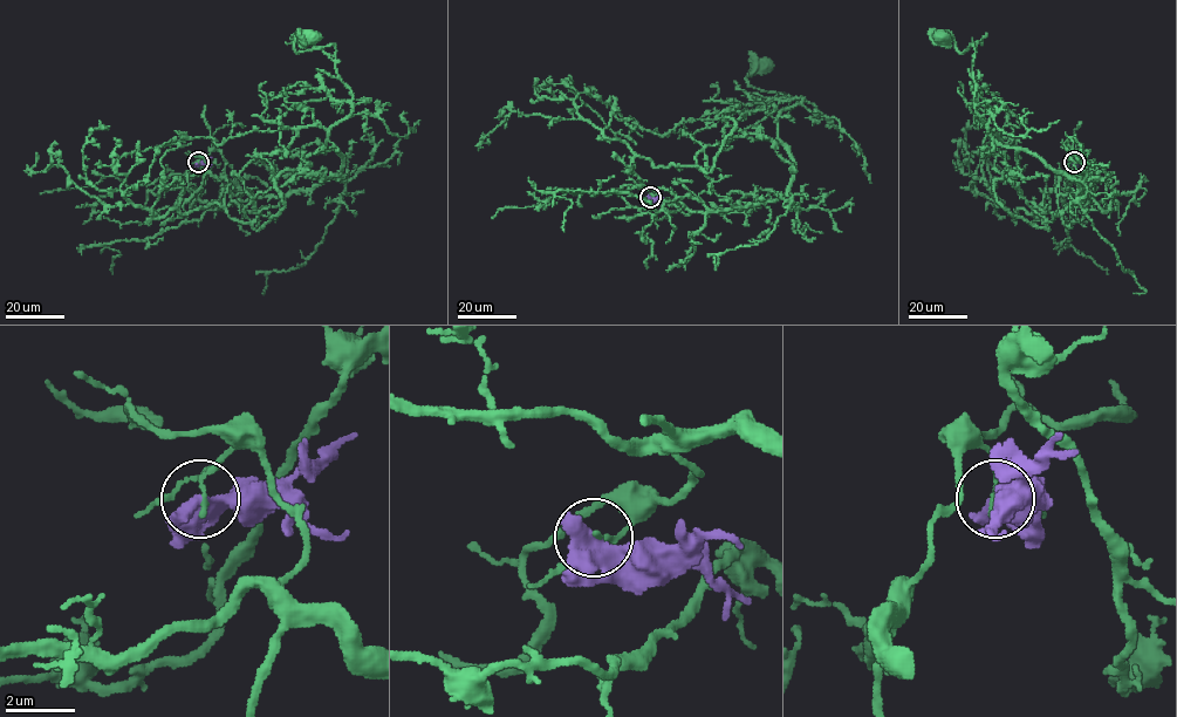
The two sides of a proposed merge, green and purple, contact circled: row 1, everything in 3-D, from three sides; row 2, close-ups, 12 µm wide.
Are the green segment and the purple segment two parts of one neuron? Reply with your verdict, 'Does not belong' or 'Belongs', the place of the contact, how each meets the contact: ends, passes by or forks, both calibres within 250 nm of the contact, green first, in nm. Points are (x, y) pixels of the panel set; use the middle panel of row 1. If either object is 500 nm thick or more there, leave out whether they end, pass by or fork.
Does not belong. Place: (650, 197). Thickness 140 nm (green) against 700 nm

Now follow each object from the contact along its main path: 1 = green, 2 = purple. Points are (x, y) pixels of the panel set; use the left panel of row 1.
1: (198, 162), (254, 196), (336, 173), (327, 138), (351, 90), (335, 45), (296, 53), (309, 39)
2: (198, 162), (212, 157)

